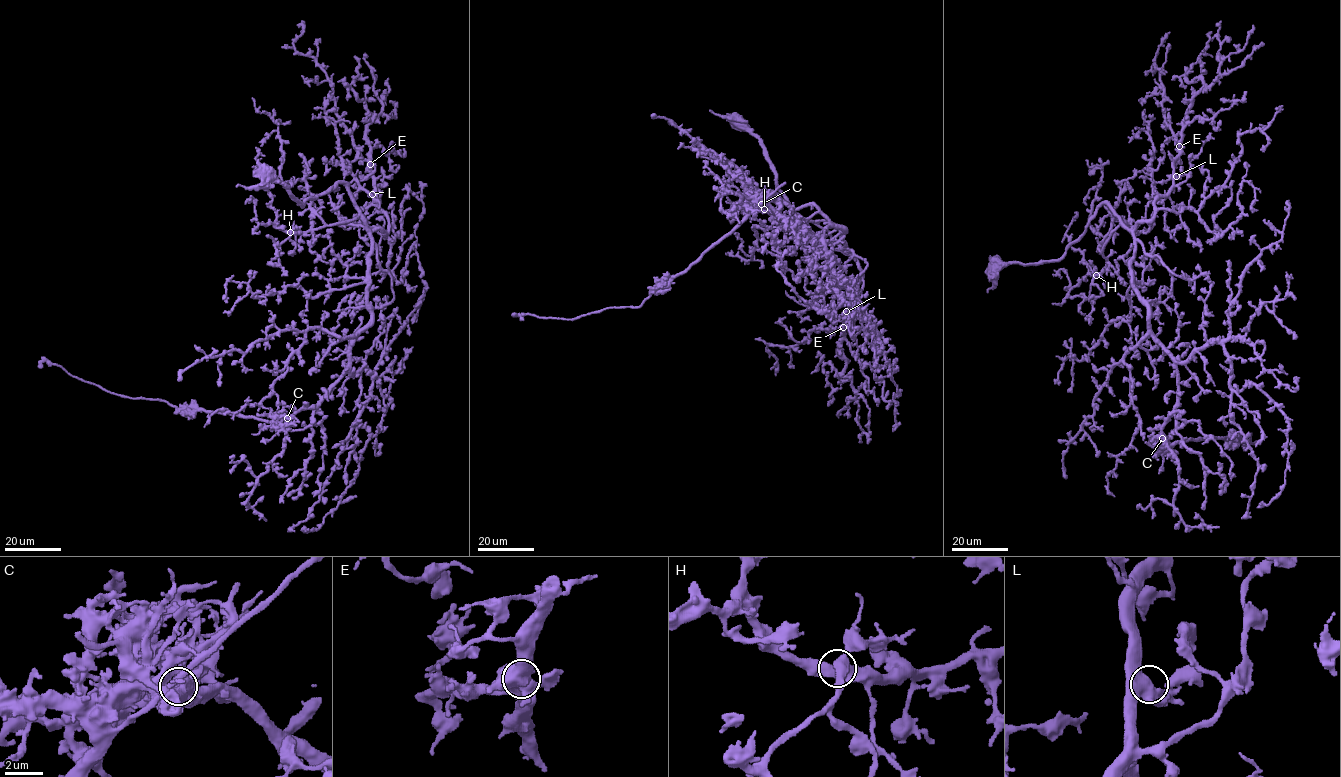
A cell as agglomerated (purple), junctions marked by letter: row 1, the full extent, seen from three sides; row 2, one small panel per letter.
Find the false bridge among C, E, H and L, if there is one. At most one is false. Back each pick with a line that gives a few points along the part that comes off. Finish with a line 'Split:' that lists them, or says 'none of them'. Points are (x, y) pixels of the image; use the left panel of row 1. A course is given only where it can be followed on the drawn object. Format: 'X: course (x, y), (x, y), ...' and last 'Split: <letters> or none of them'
C: course (287, 418), (279, 418), (275, 425), (192, 407), (180, 409), (159, 400), (108, 392), (45, 360), (39, 367)
Split: C

